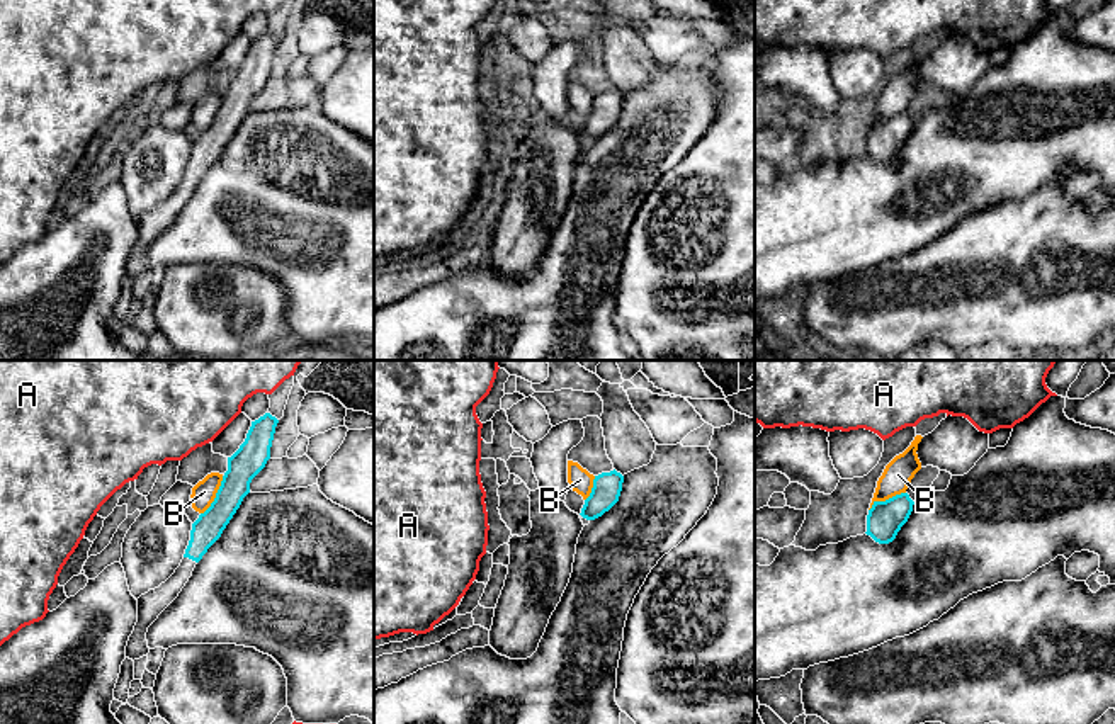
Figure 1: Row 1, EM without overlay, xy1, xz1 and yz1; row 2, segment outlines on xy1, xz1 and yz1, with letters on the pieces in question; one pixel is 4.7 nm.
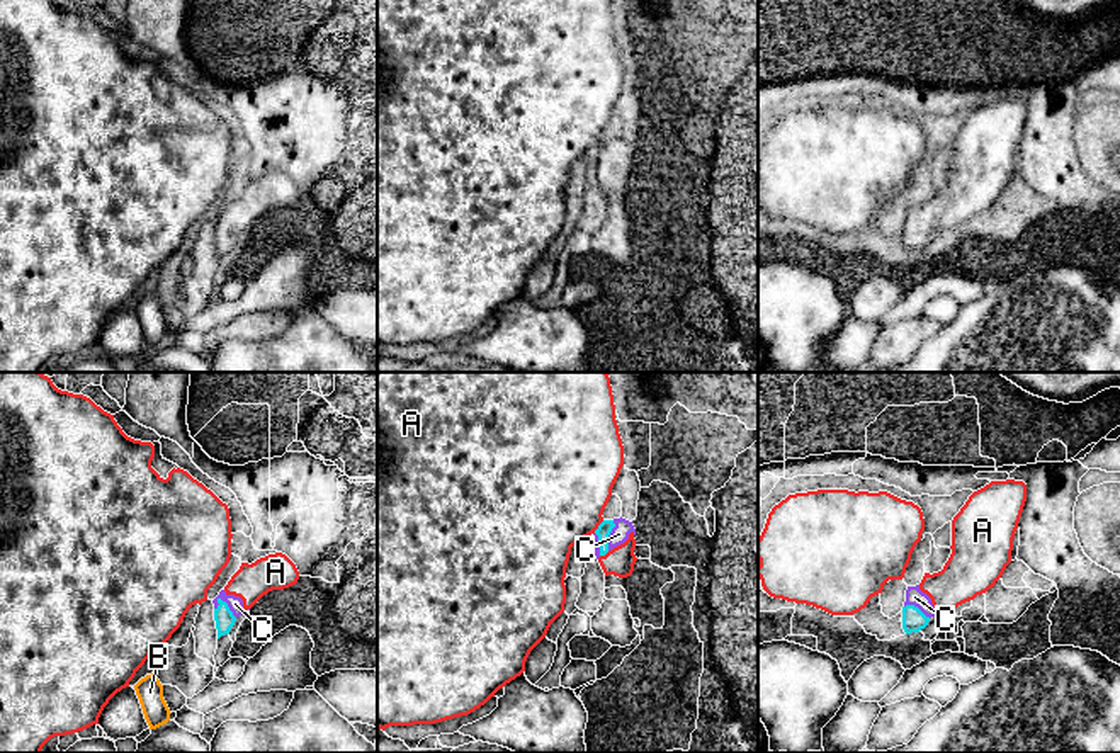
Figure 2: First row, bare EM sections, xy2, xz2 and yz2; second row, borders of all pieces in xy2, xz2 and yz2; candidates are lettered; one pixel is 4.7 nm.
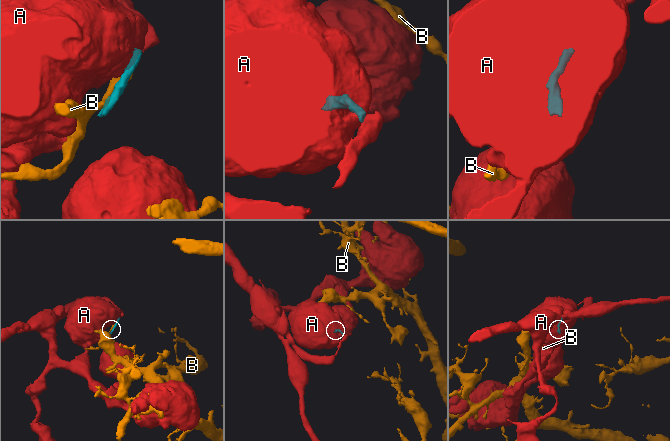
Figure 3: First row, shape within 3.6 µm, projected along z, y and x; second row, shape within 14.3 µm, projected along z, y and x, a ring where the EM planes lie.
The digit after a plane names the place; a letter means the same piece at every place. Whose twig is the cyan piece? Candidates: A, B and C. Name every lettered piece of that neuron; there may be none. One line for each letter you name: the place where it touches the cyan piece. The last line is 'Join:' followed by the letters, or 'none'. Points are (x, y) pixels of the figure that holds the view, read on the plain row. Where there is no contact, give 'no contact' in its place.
A: meets cyan in xz2 at (599, 147)
C: meets cyan in xy2 at (228, 226)
Join: A, C

